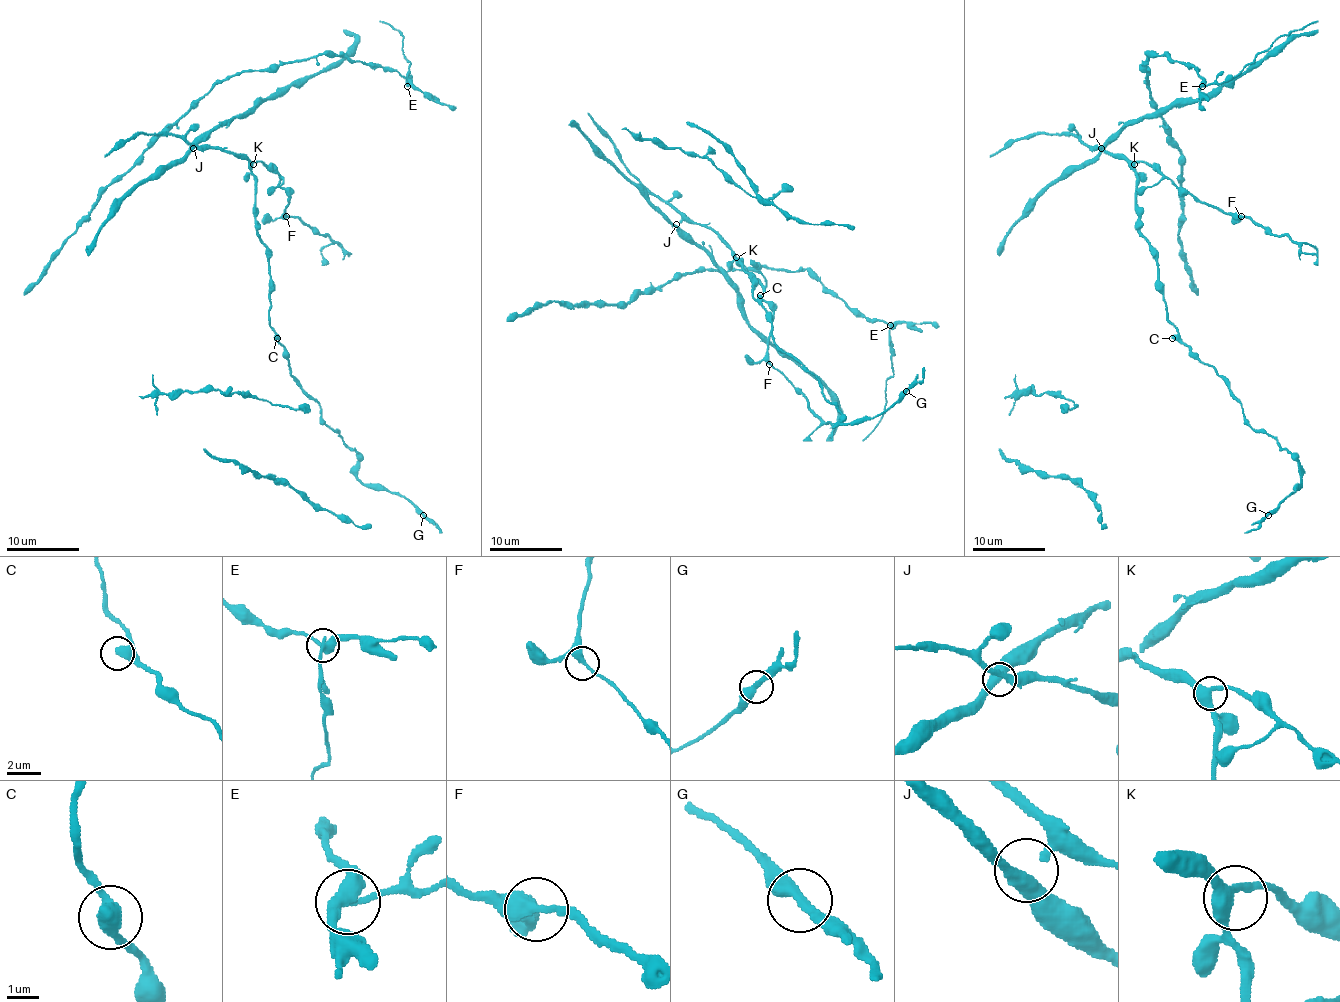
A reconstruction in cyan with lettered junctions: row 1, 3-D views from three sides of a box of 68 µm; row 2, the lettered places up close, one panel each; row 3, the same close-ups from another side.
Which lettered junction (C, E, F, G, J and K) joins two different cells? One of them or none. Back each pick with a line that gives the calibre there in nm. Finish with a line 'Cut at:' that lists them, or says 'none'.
E: Thickness 360 nm
Cut at: E

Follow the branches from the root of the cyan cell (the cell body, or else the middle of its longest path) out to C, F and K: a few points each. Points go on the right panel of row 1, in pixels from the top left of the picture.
C: (1107, 142), (1098, 146), (1118, 153), (1136, 177), (1138, 229), (1156, 260), (1158, 291), (1177, 332), (1172, 338)
F: (1107, 142), (1101, 148), (1111, 153), (1121, 153), (1130, 160), (1149, 162), (1183, 191), (1241, 216)
K: (1107, 142), (1101, 148), (1098, 146), (1111, 153), (1121, 153), (1134, 164)

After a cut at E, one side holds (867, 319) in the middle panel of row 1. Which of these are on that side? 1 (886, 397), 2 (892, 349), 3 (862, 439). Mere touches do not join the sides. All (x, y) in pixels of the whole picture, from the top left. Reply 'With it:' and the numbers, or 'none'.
With it: none

